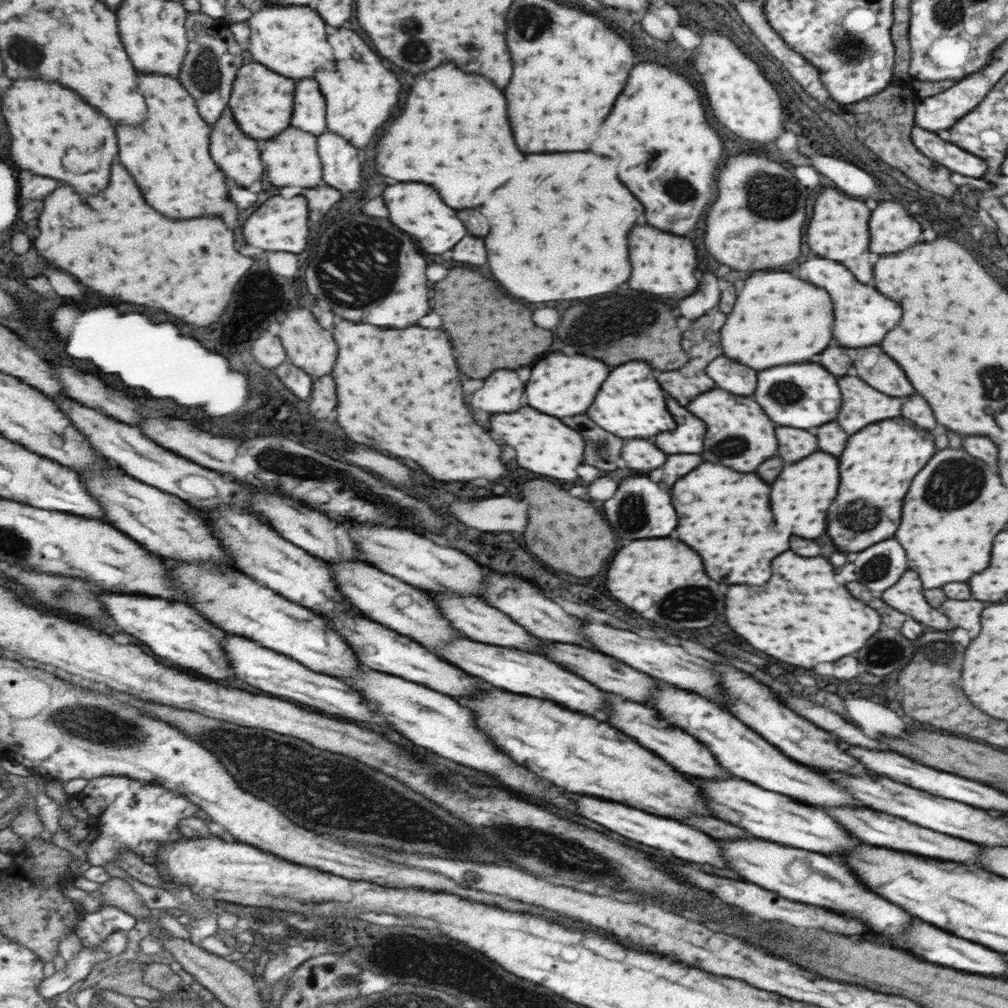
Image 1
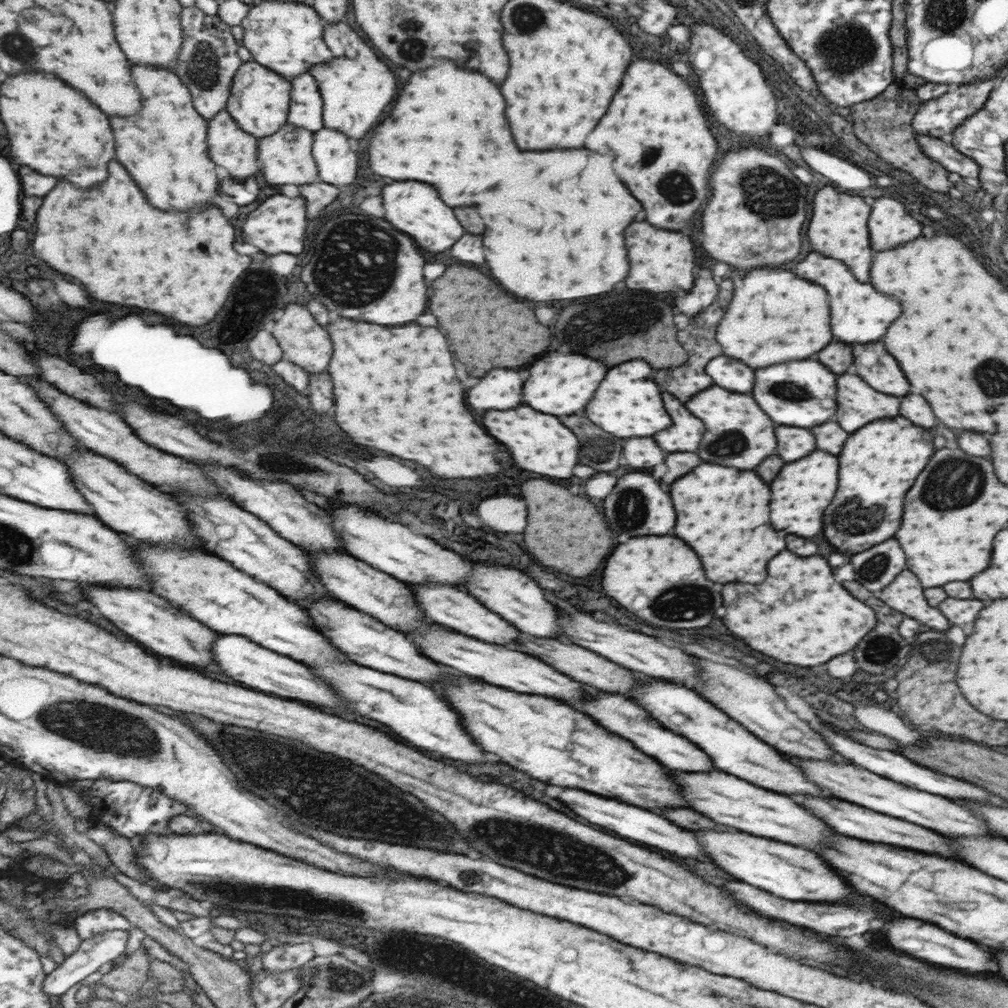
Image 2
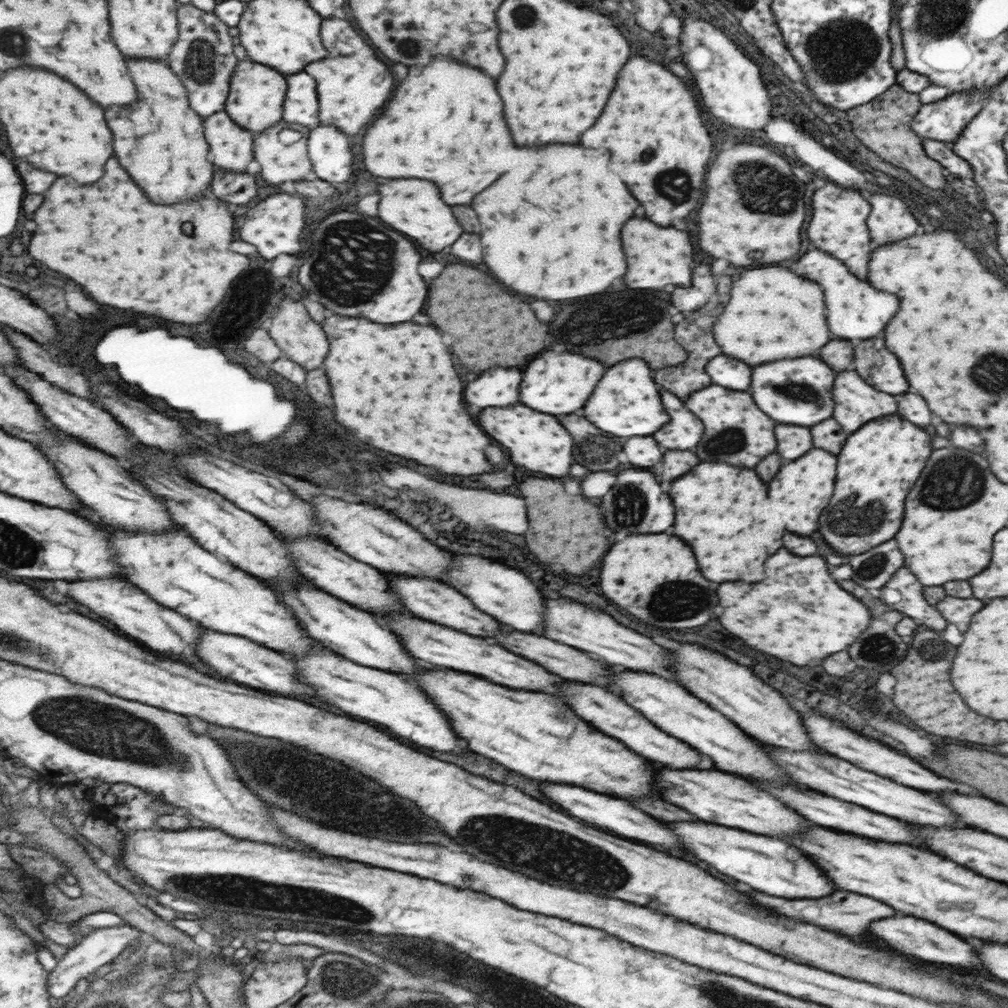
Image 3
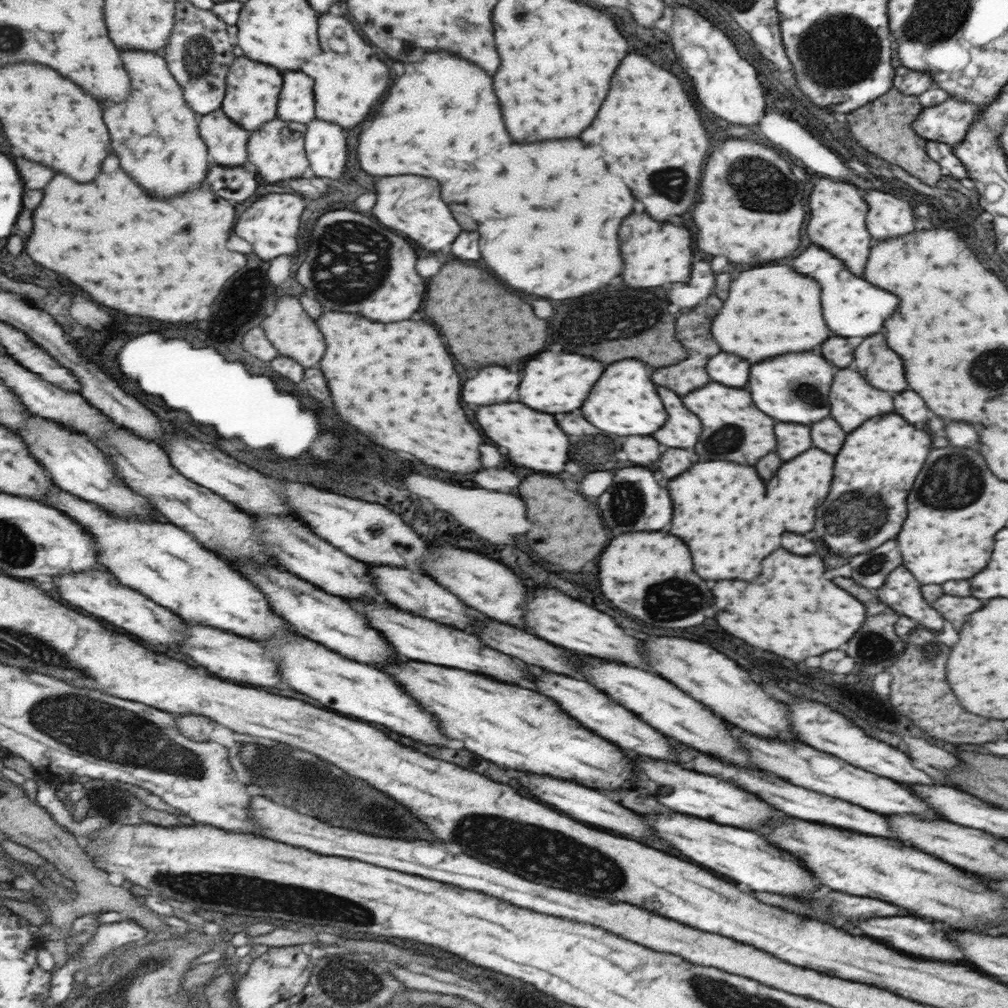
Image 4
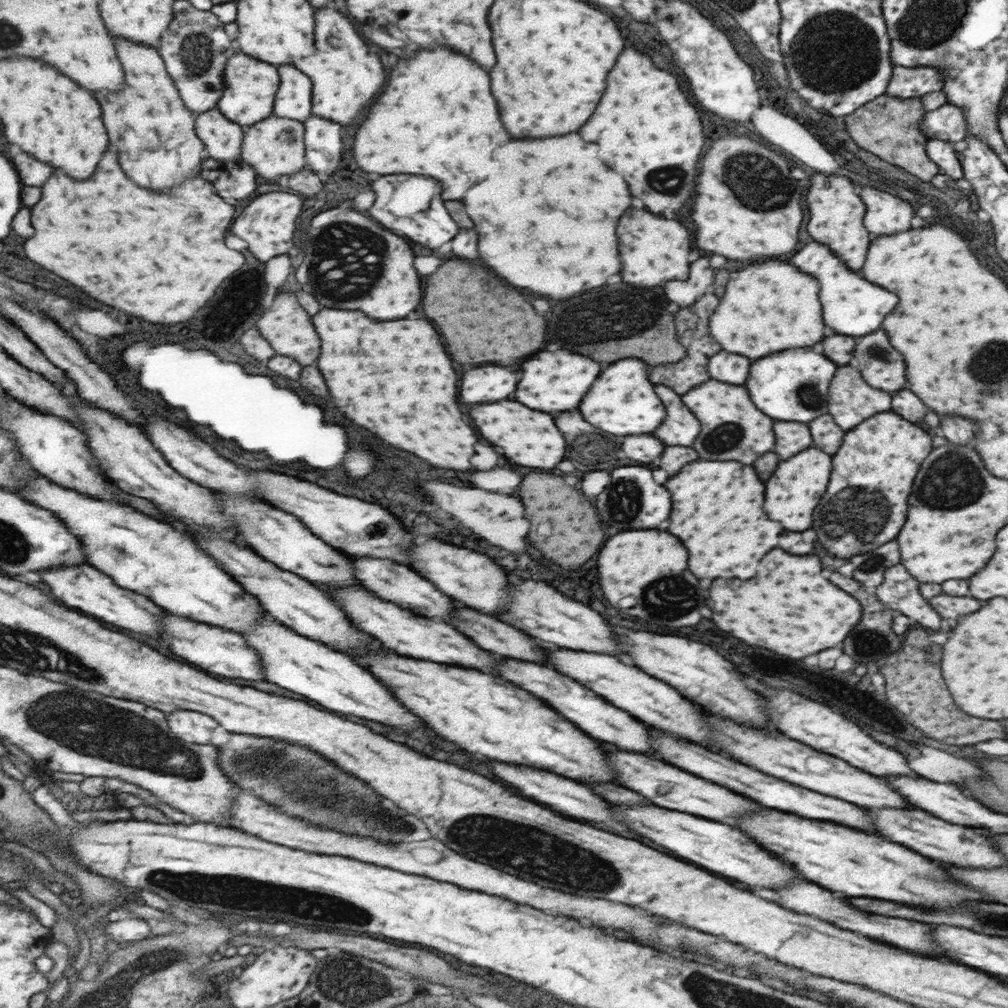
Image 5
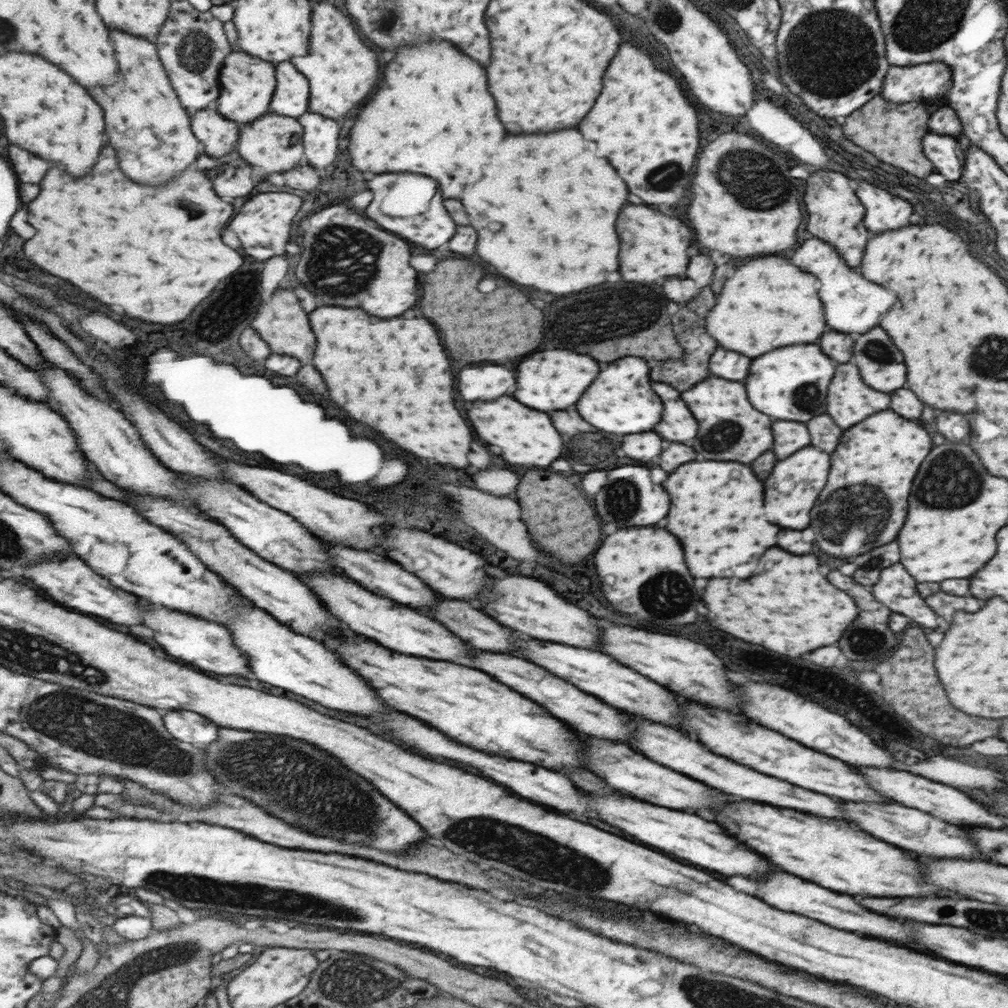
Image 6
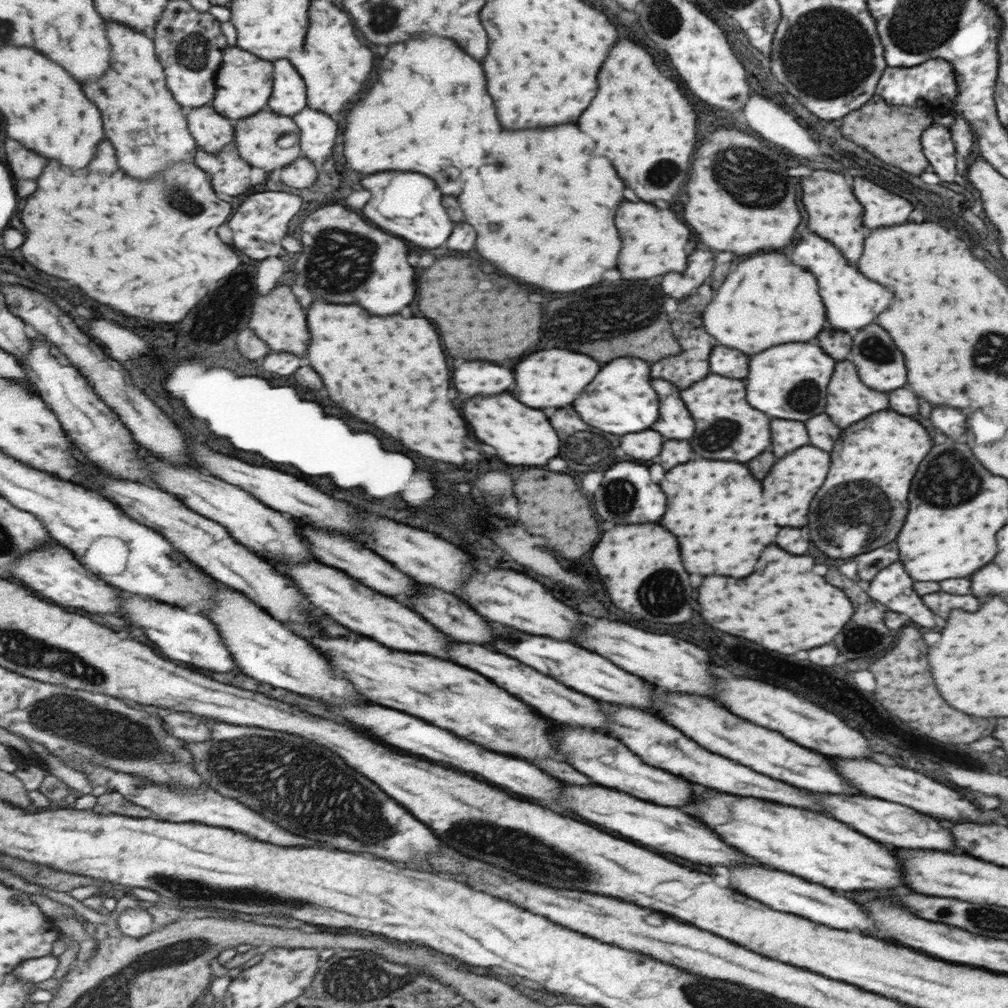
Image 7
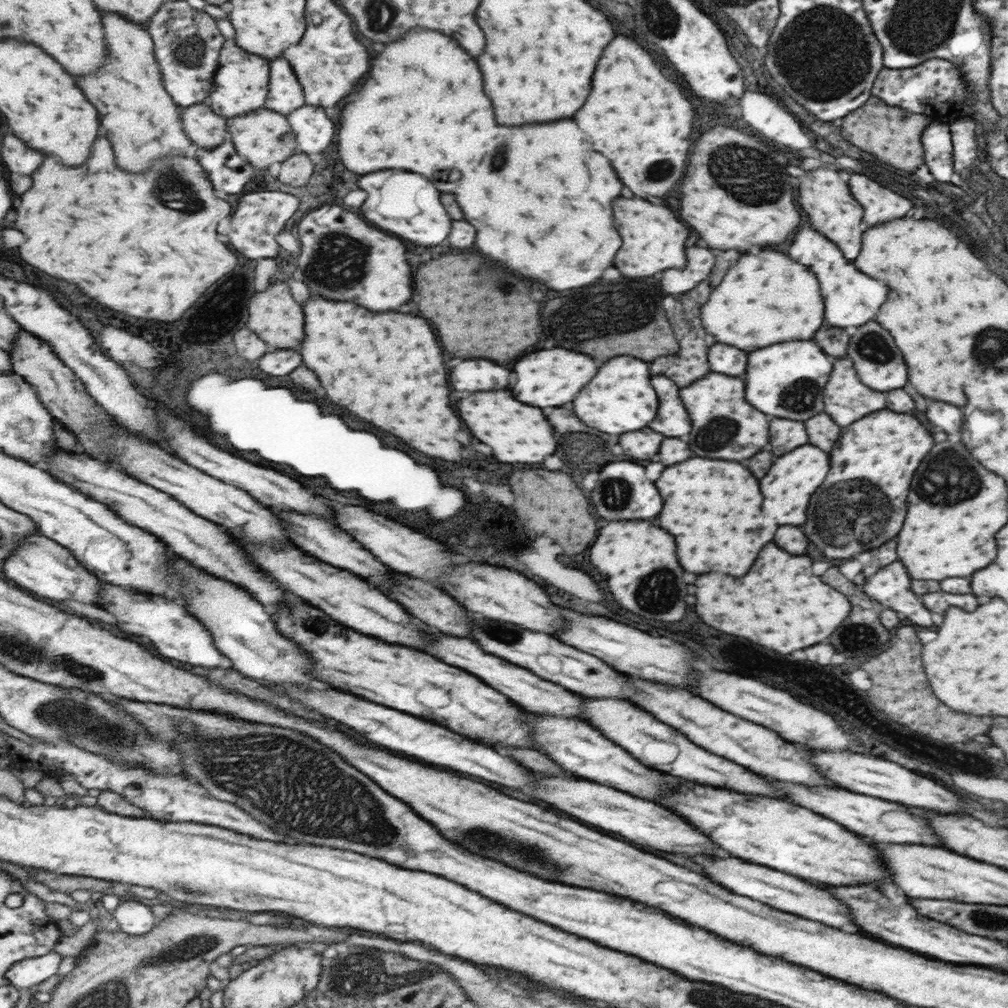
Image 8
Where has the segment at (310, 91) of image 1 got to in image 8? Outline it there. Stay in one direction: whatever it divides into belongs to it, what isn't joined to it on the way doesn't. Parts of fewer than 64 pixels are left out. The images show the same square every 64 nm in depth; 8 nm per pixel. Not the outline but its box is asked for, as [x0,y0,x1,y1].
[267,58,307,116]

